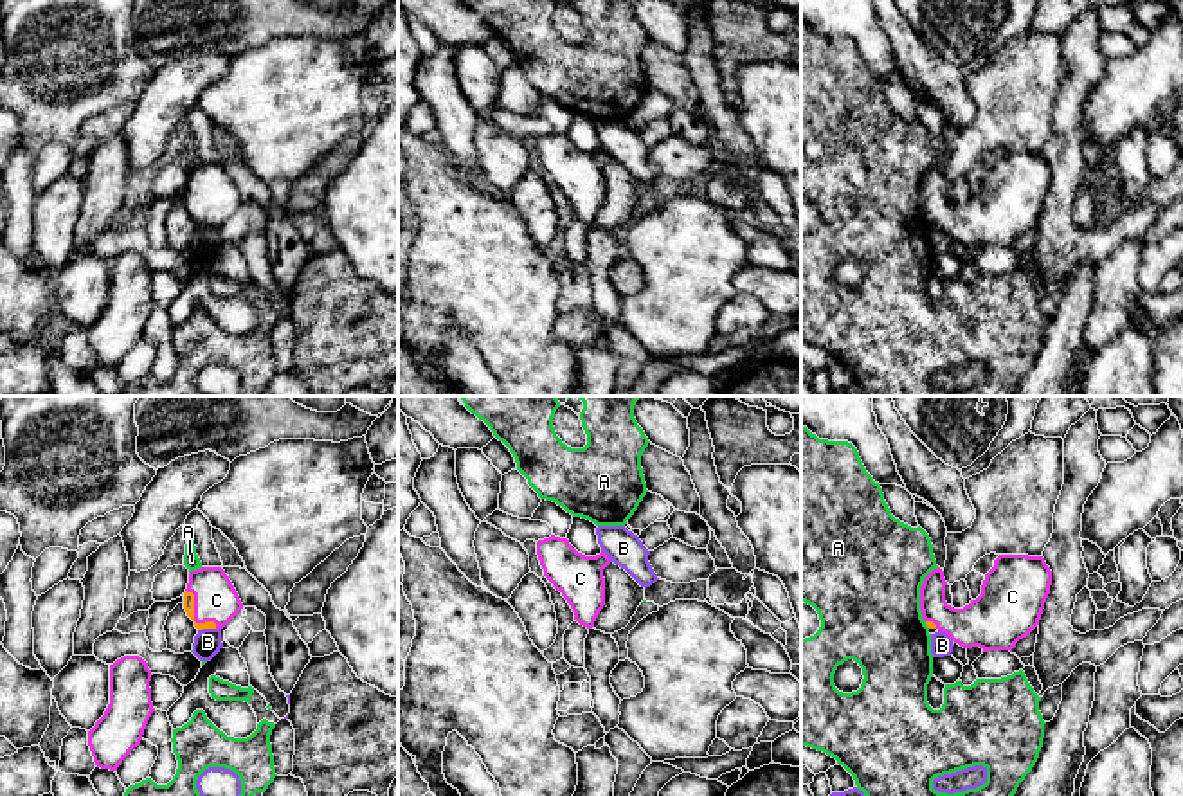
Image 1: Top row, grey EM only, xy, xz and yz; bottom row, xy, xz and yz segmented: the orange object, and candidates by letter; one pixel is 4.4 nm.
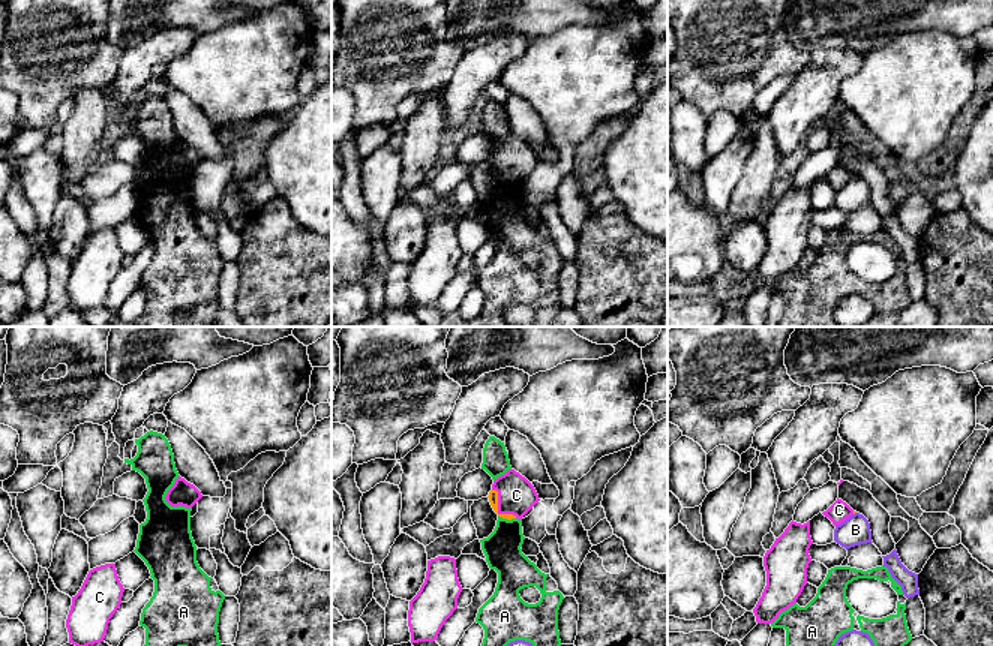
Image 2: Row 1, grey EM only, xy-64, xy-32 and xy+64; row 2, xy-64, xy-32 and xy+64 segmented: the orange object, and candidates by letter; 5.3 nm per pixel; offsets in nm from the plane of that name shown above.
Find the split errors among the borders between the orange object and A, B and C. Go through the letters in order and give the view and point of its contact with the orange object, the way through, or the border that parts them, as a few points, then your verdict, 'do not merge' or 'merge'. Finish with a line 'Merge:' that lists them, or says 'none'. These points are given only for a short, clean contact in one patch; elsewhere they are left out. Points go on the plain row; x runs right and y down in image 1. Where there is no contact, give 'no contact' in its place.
A: yz (928, 222) | do not merge
B: xy (206, 224) | along xy (215, 224), (198, 227) | do not merge
C: xy (193, 213) | merge
Merge: C

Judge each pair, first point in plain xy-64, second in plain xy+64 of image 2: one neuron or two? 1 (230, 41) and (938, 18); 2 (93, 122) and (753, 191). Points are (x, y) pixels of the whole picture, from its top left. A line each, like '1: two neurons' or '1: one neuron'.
1: two neurons
2: one neuron

